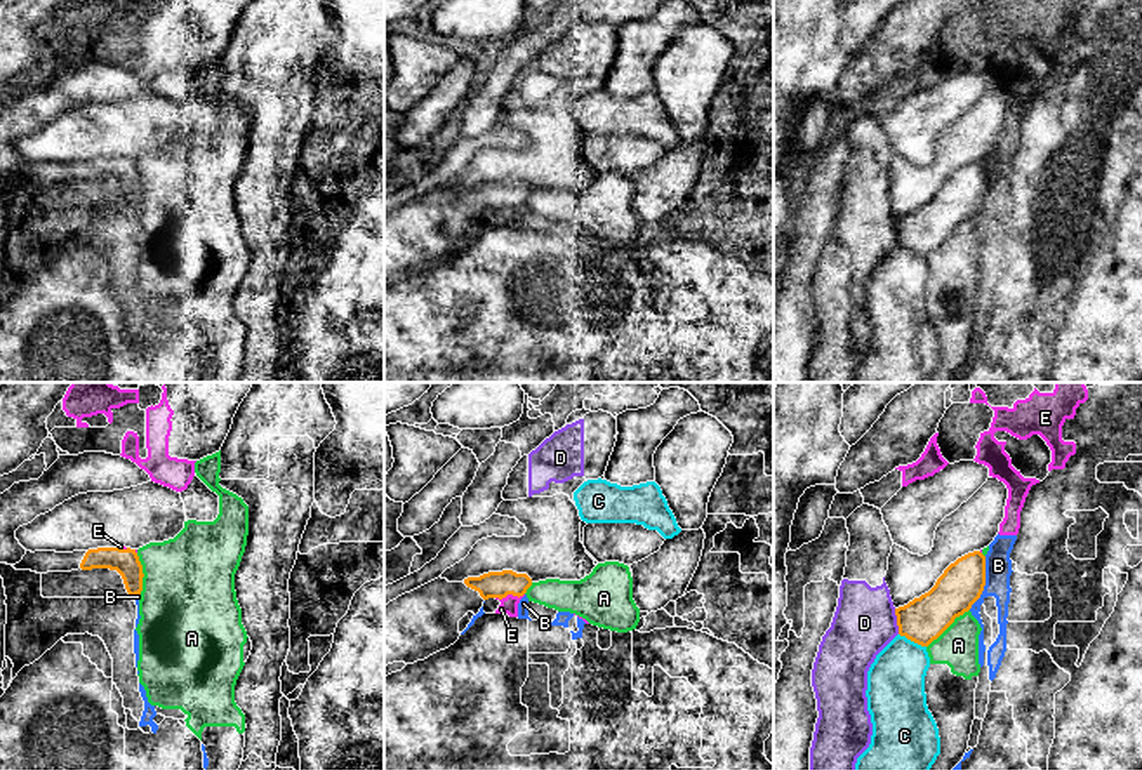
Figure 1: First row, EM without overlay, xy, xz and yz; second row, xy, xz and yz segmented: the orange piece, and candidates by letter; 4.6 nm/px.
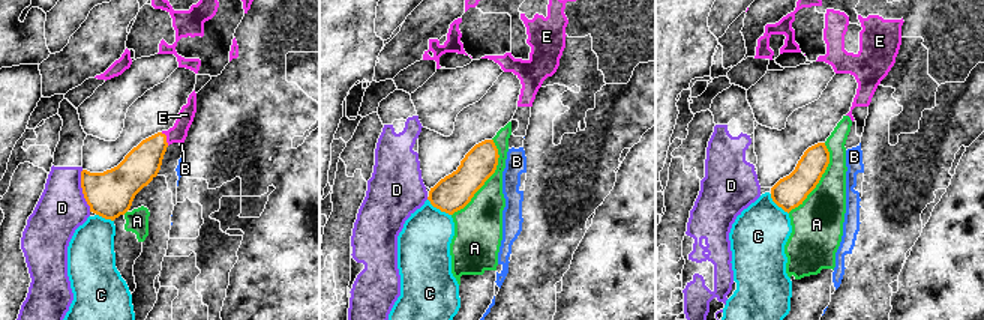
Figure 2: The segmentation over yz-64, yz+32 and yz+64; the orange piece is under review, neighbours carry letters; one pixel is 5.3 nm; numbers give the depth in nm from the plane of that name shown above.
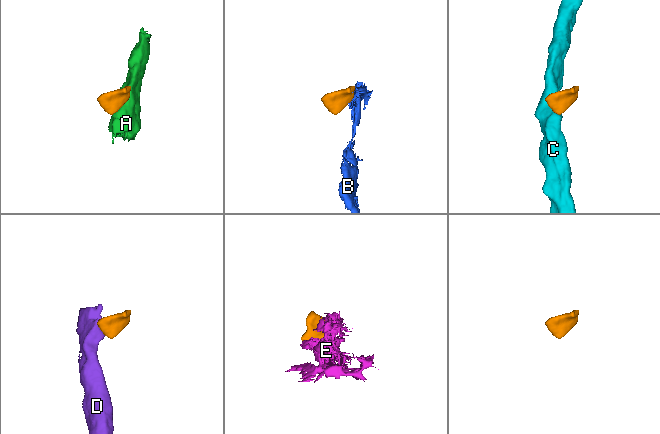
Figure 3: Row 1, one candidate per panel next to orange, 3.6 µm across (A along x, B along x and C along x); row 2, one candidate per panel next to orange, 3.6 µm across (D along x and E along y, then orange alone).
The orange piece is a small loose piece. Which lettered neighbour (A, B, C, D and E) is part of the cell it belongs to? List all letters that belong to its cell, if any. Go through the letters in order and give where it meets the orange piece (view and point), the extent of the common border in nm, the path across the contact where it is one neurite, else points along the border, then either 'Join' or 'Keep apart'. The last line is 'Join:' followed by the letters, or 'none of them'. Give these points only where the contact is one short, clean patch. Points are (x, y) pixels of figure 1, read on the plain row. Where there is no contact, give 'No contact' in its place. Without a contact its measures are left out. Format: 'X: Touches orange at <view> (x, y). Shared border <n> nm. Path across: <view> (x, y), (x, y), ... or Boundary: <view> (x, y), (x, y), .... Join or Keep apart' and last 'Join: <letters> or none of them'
A: Touches orange at yz (948, 237). Shared border 260 nm. Keep apart
B: Touches orange at yz (984, 193). Shared border 260 nm. Keep apart
C: Touches orange at yz (913, 251). Shared border 140 nm. Keep apart
D: Touches orange at yz (897, 232). Shared border 120 nm. Keep apart
E: Touches orange at xz (510, 204). Shared border 140 nm. Keep apart
Join: none of them

